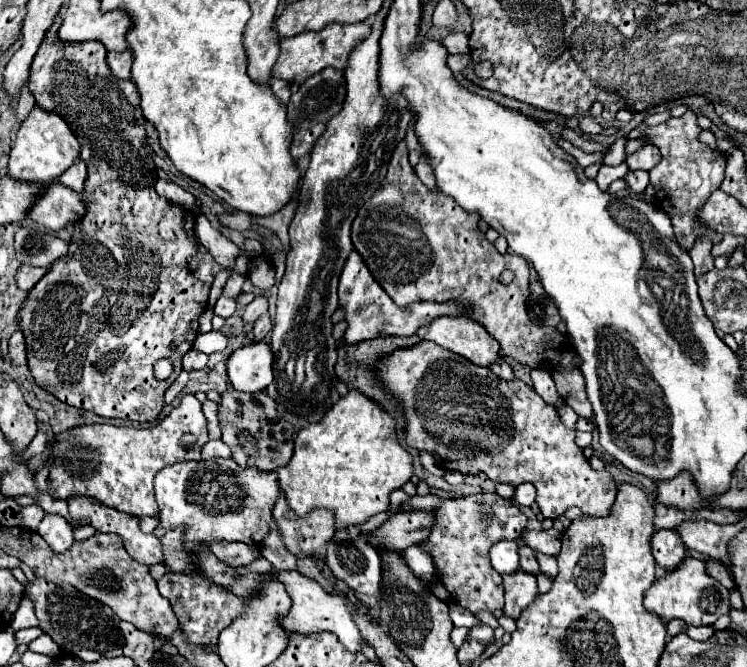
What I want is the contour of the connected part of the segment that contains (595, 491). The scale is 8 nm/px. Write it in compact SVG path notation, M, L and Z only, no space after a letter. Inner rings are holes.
M421 341L415 347L397 351L389 367L377 371L383 385L403 401L407 417L407 445L427 451L435 463L445 471L459 471L463 475L485 473L495 483L509 483L513 487L531 483L537 489L537 503L545 519L557 519L571 507L579 507L585 515L607 517L617 495L617 485L607 469L595 471L575 445L575 431L567 429L553 405L547 405L533 387L521 379L503 381L489 369L479 369L469 359L455 355L437 343Z

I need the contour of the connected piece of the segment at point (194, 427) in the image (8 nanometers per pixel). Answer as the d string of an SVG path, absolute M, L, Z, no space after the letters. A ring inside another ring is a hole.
M185 395L181 403L155 427L149 429L135 429L135 427L115 427L115 425L79 425L69 431L63 431L49 441L49 455L47 459L51 461L51 487L47 489L53 499L67 499L71 495L85 495L91 497L99 503L105 503L107 507L113 507L117 511L135 515L135 517L157 517L159 507L155 503L155 493L153 493L153 475L167 465L173 465L177 461L201 461L201 445L207 443L207 421L201 411L201 403L193 395ZM191 433L197 437L195 447L191 449L181 449L179 447L179 437Z

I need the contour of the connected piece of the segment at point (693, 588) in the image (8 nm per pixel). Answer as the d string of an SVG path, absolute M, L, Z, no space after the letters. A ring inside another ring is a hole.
M687 557L677 571L671 571L669 575L663 575L661 579L657 579L645 591L643 605L649 613L655 613L663 623L681 619L687 625L713 625L723 613L731 609L729 591L707 575L703 561L697 561L691 557Z

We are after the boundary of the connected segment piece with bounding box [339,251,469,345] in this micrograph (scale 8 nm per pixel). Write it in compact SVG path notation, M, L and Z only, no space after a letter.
M353 251L353 253L349 255L349 259L347 259L345 267L343 267L343 273L341 273L341 277L339 277L339 307L345 309L345 321L347 321L347 331L345 331L345 335L343 335L343 345L355 345L355 343L361 343L361 341L367 341L367 339L377 339L377 337L381 337L381 335L409 337L409 335L413 335L413 333L417 331L417 327L423 327L423 325L431 323L433 319L437 319L437 317L441 317L441 315L463 315L463 317L469 317L469 315L463 313L463 307L457 307L457 303L425 303L425 301L423 301L423 303L417 303L417 315L411 313L411 307L397 307L397 305L389 299L389 295L385 295L385 291L379 287L379 283L373 279L373 275L369 275L369 269L365 267L365 263L361 263L361 255L357 255L357 251Z

